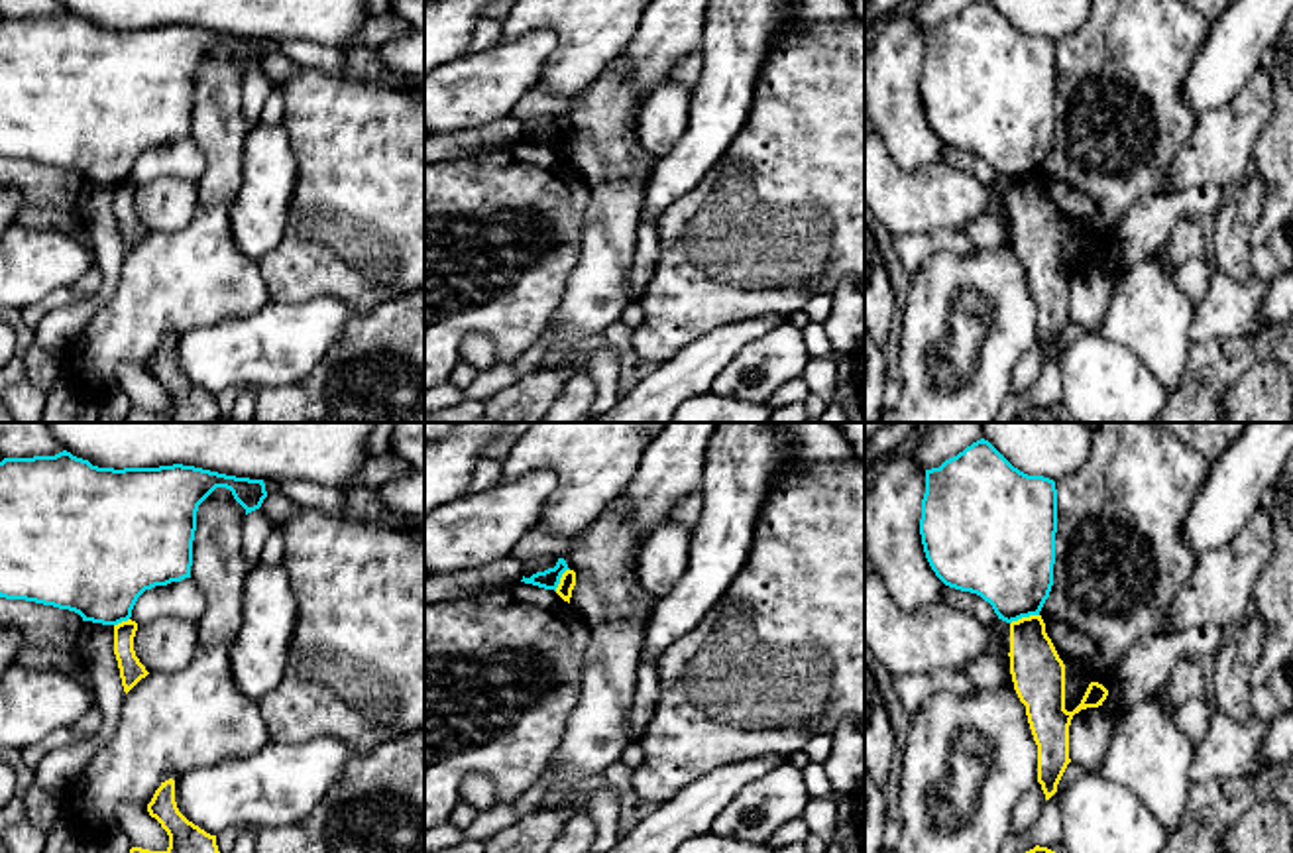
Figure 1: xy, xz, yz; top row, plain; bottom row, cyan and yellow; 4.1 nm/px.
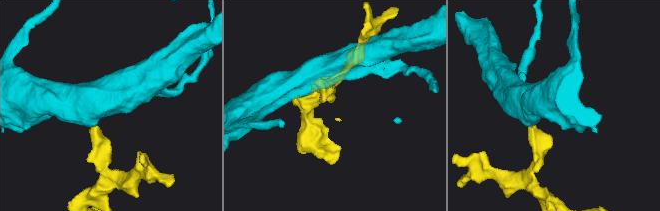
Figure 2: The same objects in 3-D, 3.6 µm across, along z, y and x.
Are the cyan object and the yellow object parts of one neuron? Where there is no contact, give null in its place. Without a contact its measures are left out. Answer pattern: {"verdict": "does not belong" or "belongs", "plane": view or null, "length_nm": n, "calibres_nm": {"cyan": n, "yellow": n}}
{"verdict": "does not belong", "plane": "yz", "length_nm": 130, "calibres_nm": {"cyan": 380, "yellow": 220}}

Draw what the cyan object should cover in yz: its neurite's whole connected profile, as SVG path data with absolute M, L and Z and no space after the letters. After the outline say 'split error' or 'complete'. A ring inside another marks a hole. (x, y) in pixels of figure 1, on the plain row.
M988 0L926 29L920 94L931 130L945 145L981 155L1006 183L1040 175L1049 157L1055 92L1055 41L1020 31Z | complete

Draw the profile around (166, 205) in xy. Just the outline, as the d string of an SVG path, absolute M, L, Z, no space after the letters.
M159 177L138 183L134 210L147 232L177 232L191 224L198 204L195 181Z

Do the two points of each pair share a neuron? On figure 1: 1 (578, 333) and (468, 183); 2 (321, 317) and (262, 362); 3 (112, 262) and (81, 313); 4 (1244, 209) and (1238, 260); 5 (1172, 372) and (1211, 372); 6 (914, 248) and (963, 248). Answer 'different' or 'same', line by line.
1: different
2: same
3: same
4: same
5: different
6: same

